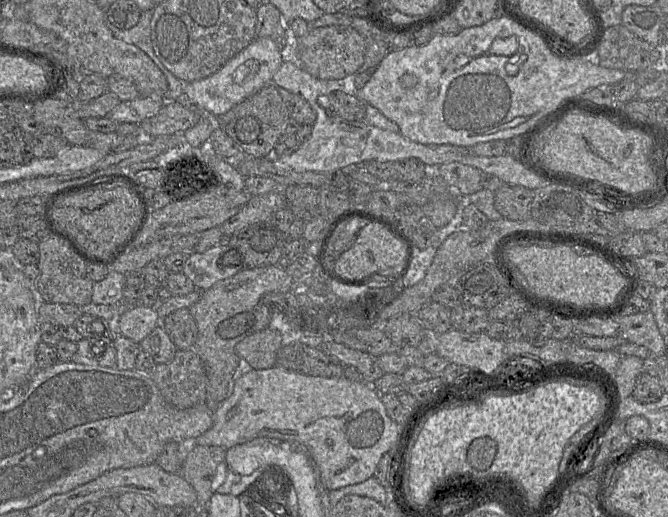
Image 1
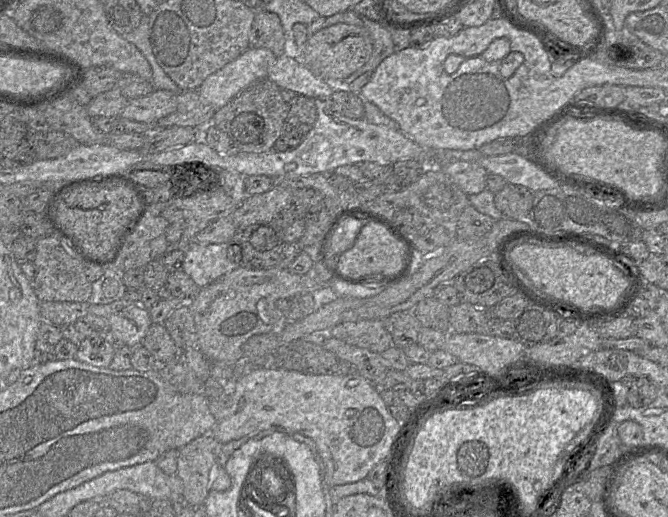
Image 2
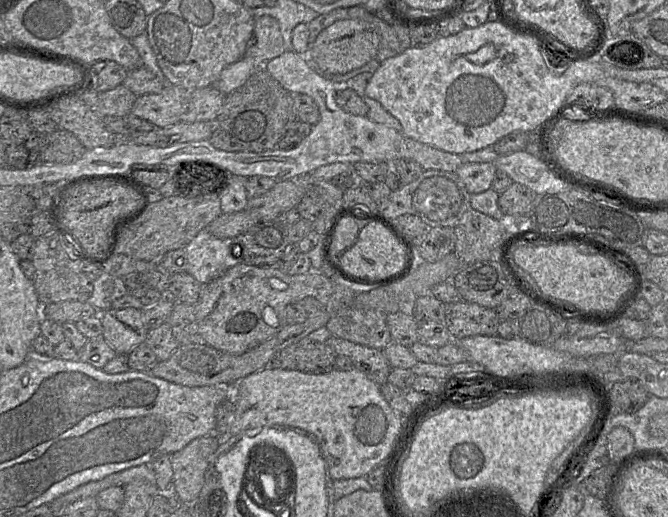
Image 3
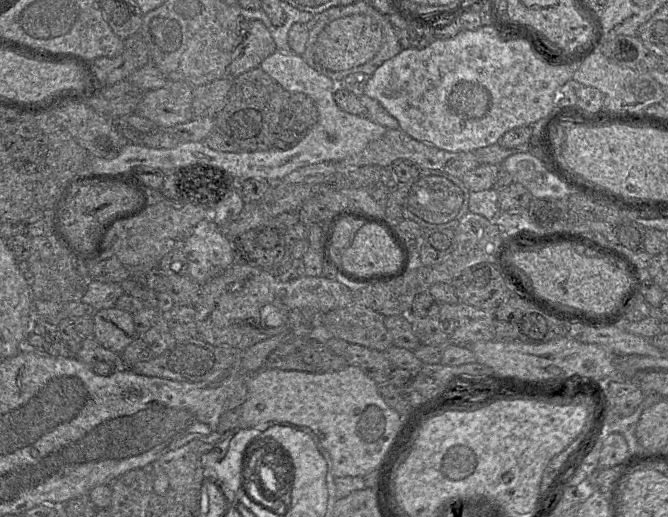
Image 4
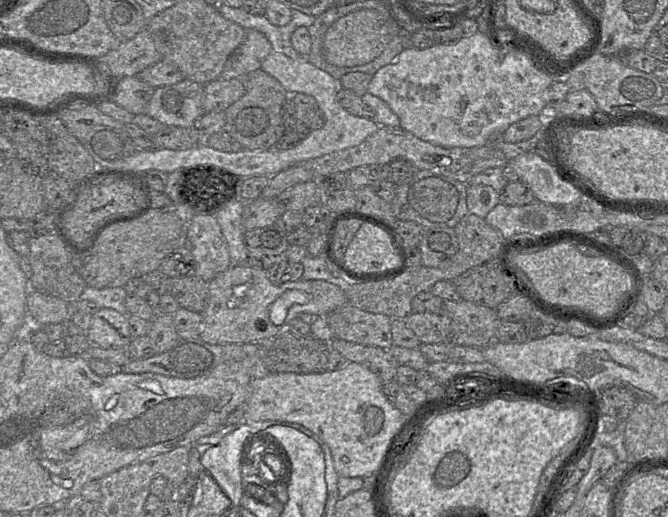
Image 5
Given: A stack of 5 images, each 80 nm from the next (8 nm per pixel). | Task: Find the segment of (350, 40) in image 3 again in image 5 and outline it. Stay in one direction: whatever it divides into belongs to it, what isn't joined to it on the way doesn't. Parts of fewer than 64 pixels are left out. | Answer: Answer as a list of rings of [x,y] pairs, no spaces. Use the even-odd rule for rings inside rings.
[[[362,9],[345,15],[328,28],[323,41],[323,57],[337,67],[365,65],[379,57],[388,43],[389,32],[383,17],[376,11]]]

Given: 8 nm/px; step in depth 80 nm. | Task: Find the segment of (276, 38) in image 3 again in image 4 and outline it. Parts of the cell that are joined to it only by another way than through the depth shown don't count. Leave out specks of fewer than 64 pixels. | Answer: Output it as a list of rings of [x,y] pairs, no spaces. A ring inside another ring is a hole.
[[[258,20],[249,22],[244,40],[233,52],[226,77],[236,78],[259,67],[276,50],[276,44],[267,27]]]

